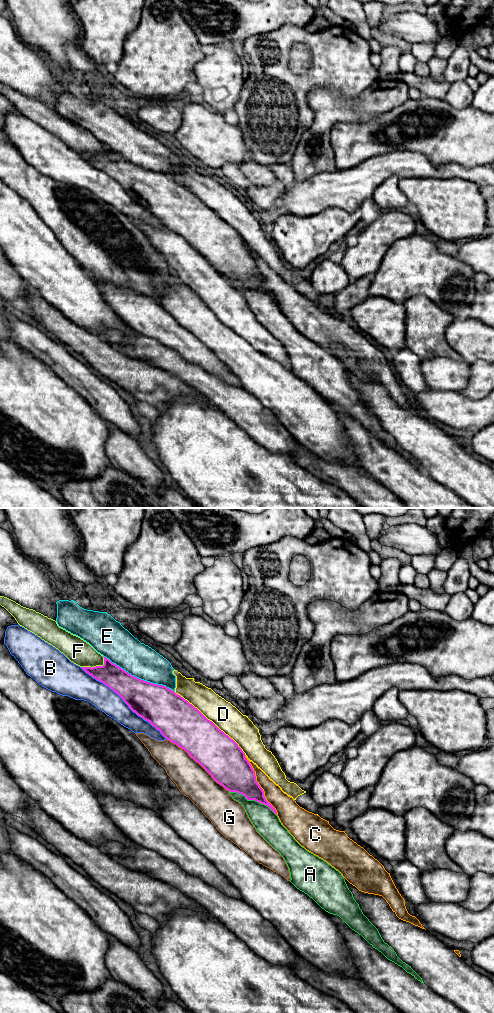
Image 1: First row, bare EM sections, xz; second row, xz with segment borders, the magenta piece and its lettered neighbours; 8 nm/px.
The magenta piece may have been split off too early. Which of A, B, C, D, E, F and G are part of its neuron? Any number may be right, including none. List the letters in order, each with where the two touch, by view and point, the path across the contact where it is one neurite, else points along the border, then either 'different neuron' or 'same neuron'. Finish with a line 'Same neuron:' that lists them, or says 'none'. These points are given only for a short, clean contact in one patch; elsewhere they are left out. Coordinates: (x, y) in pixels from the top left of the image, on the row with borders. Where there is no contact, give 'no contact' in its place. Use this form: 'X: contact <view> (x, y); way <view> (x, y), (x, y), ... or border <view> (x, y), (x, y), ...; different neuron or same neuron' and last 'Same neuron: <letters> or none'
A: contact xz (253, 799); different neuron
B: contact xz (123, 700); different neuron
C: contact xz (259, 785); different neuron
D: contact xz (211, 721); different neuron
E: contact xz (138, 678); different neuron
F: contact xz (96, 666); different neuron
G: contact xz (197, 761); different neuron
Same neuron: none

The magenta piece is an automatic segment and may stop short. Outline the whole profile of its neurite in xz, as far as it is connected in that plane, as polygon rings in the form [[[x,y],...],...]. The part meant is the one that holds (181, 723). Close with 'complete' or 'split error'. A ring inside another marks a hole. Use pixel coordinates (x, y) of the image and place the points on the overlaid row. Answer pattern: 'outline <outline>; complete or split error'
outline [[[106,657],[103,666],[82,669],[117,693],[133,712],[159,730],[167,740],[184,749],[226,790],[264,804],[277,815],[275,808],[266,800],[263,789],[256,781],[255,771],[242,749],[183,697],[166,686],[132,676]]]; complete

